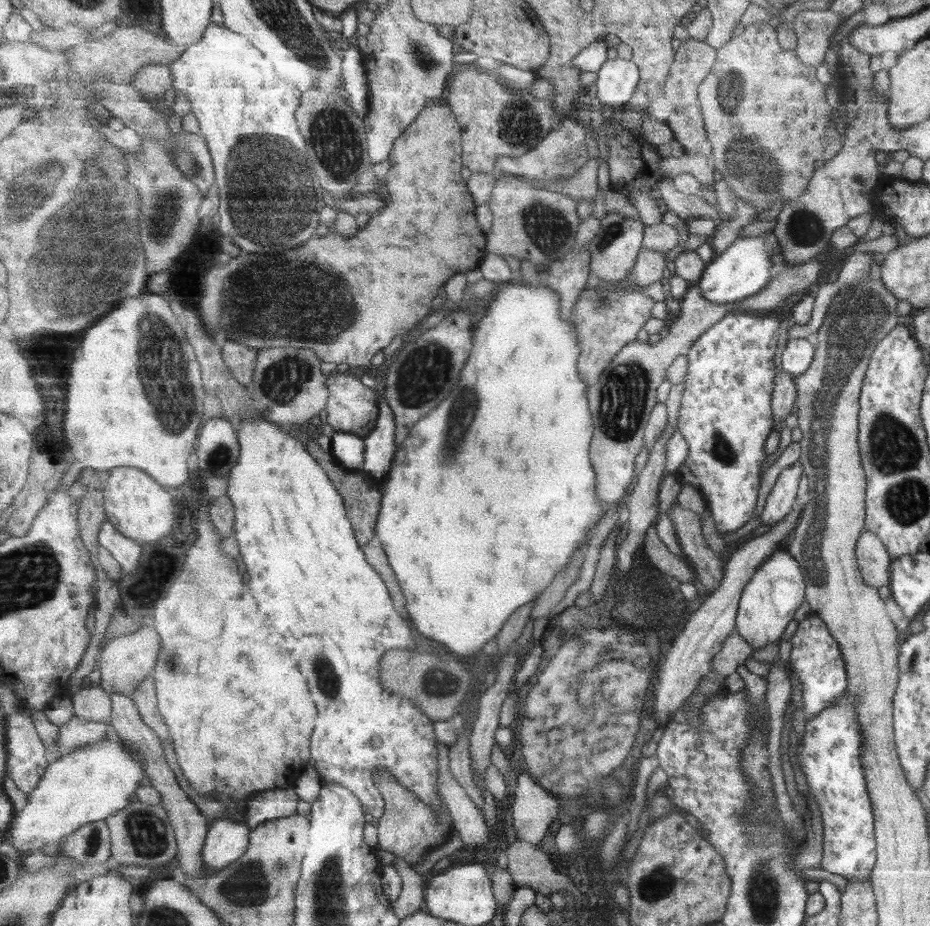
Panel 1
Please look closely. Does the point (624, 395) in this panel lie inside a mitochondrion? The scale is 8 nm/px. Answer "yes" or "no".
yes

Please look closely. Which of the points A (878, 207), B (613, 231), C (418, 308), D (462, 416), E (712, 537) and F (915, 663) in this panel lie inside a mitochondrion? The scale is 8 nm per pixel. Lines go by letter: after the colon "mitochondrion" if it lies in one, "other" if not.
A: other
B: mitochondrion
C: other
D: mitochondrion
E: other
F: mitochondrion

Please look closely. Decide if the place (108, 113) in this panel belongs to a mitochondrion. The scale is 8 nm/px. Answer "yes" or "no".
no

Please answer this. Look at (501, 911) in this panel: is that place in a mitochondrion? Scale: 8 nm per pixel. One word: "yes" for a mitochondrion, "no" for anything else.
no

